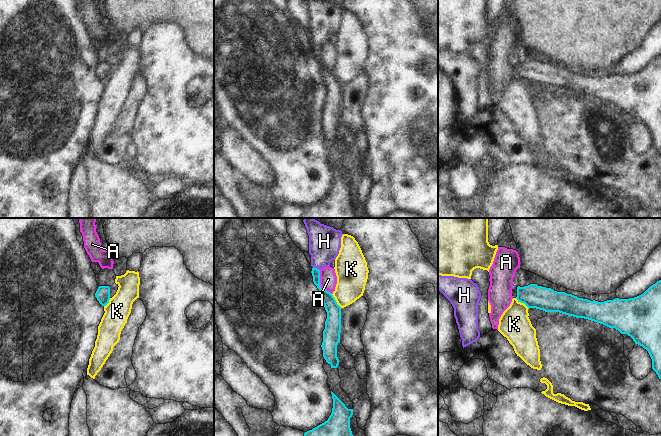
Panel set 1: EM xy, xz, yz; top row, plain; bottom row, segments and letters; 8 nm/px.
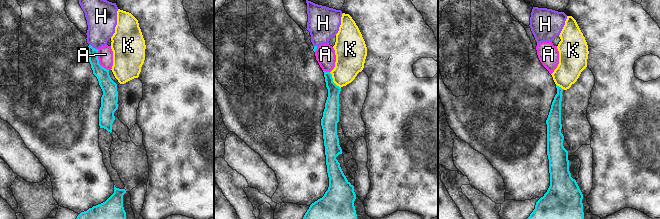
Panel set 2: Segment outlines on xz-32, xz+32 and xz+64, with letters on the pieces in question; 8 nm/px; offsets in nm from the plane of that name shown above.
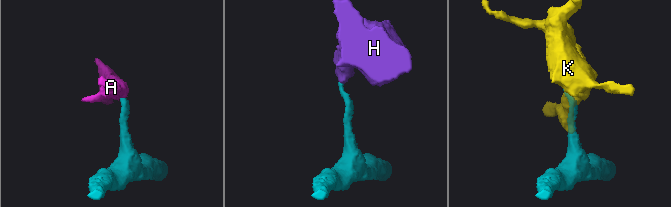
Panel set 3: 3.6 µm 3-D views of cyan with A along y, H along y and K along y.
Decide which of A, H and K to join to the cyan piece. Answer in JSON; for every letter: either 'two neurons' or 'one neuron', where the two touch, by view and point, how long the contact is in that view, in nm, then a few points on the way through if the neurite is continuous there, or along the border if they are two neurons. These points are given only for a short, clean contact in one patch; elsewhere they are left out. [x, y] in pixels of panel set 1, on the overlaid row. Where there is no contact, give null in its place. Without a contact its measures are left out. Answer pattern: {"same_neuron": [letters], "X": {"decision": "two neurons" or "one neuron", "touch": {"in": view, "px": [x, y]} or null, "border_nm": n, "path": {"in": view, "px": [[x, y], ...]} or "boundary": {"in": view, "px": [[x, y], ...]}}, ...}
{"same_neuron": ["H"], "A": {"decision": "two neurons", "touch": {"in": "xz", "px": [319, 284]}, "border_nm": 220, "boundary": {"in": "xz", "px": [[319, 270], [319, 284], [332, 293]]}}, "H": {"decision": "one neuron", "touch": {"in": "xz", "px": [316, 268]}, "border_nm": 70, "path": {"in": "xz", "px": [[327, 297], [317, 284], [316, 268], [322, 254], [324, 241]]}}, "K": {"decision": "two neurons", "touch": {"in": "yz", "px": [522, 302]}, "border_nm": 140, "boundary": {"in": "yz", "px": [[515, 298], [528, 308]]}}}

